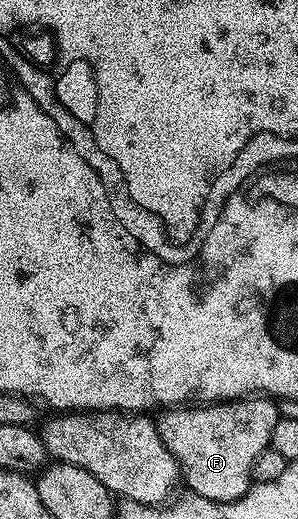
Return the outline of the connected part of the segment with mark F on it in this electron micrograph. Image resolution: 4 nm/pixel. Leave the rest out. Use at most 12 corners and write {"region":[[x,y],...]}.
{"region":[[270,397],[174,405],[158,432],[208,501],[252,486],[280,407]]}

